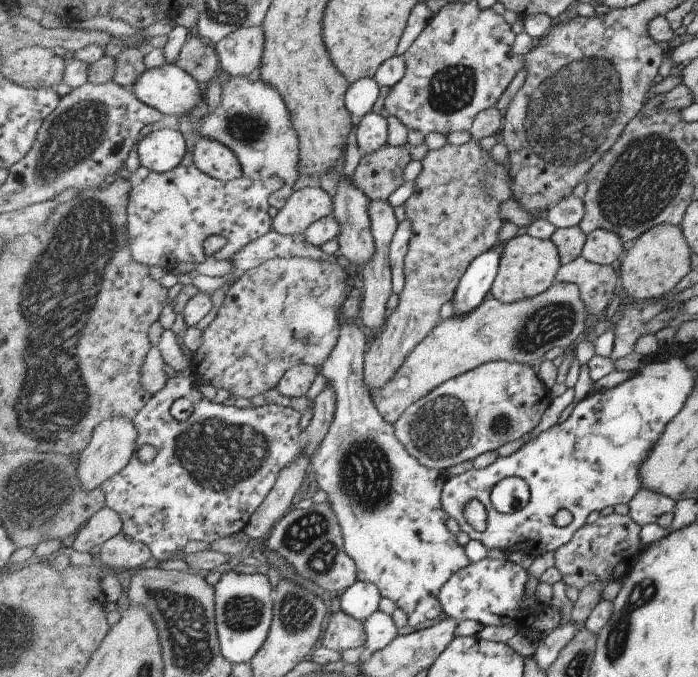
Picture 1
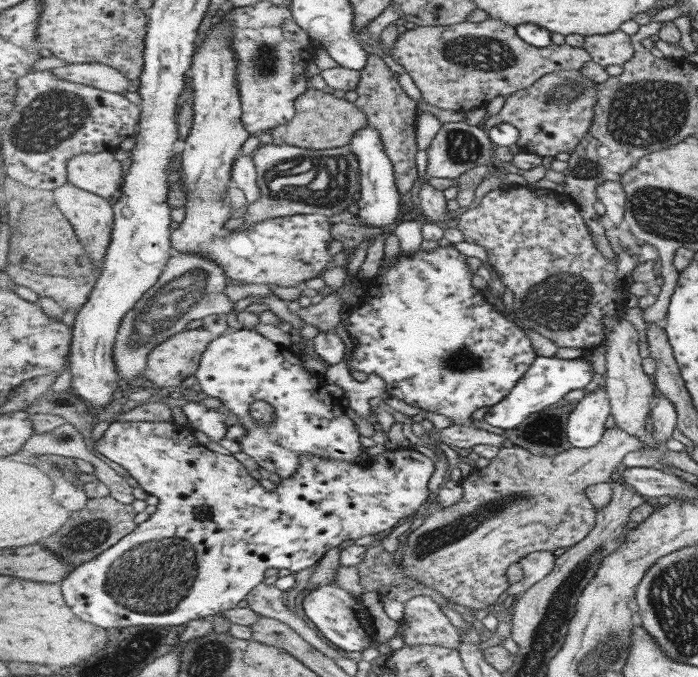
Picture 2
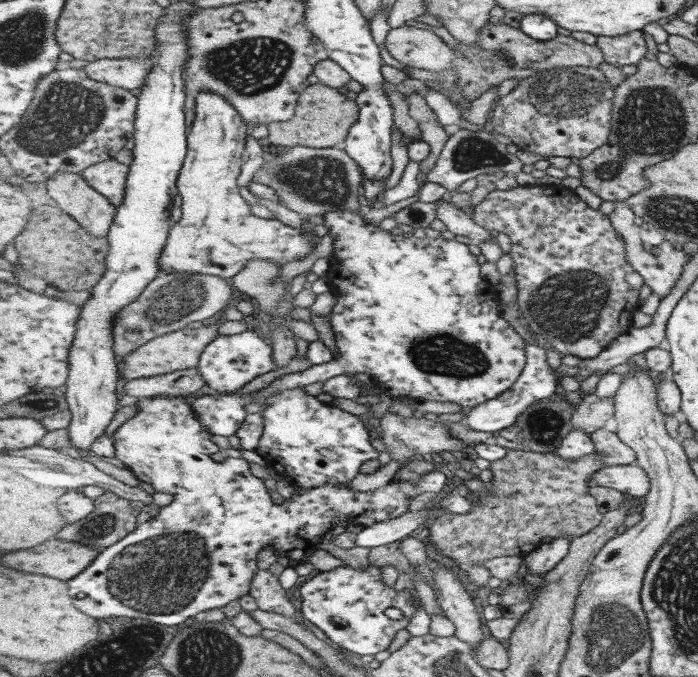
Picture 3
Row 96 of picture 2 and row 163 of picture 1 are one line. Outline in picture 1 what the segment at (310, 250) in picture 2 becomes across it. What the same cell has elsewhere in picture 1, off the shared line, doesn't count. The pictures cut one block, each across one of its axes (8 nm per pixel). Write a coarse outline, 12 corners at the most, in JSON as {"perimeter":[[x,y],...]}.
{"perimeter":[[196,140],[193,164],[209,176],[234,181],[242,161],[226,144]]}

